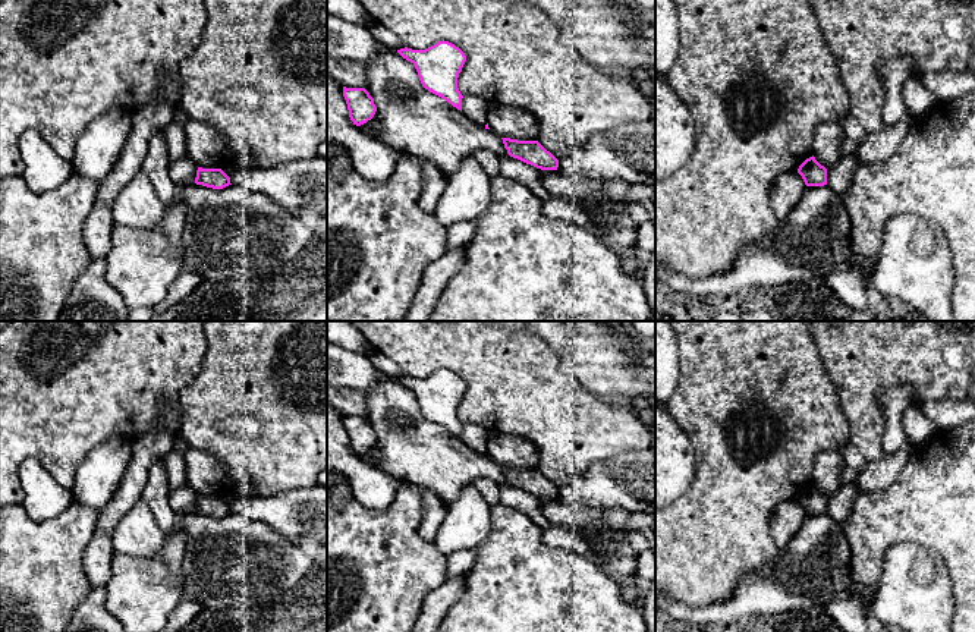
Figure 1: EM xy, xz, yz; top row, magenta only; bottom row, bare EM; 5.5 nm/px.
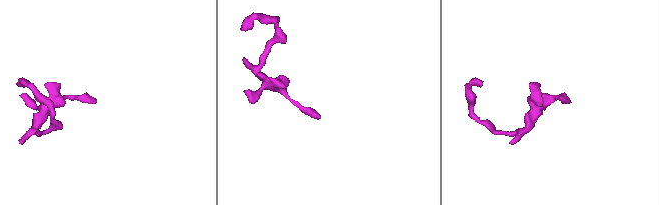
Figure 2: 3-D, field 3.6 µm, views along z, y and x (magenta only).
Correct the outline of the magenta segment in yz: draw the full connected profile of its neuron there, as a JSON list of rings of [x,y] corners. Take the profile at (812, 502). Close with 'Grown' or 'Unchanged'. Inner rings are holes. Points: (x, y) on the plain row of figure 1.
[[[815,485],[806,487],[798,497],[806,515],[827,513],[827,497],[821,494]]]. Unchanged

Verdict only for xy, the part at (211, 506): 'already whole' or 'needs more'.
already whole

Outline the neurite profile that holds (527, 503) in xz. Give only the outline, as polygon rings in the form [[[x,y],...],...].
[[[509,482],[500,484],[500,503],[506,504],[532,519],[541,529],[550,526],[550,522],[541,512],[541,497],[526,493]]]

